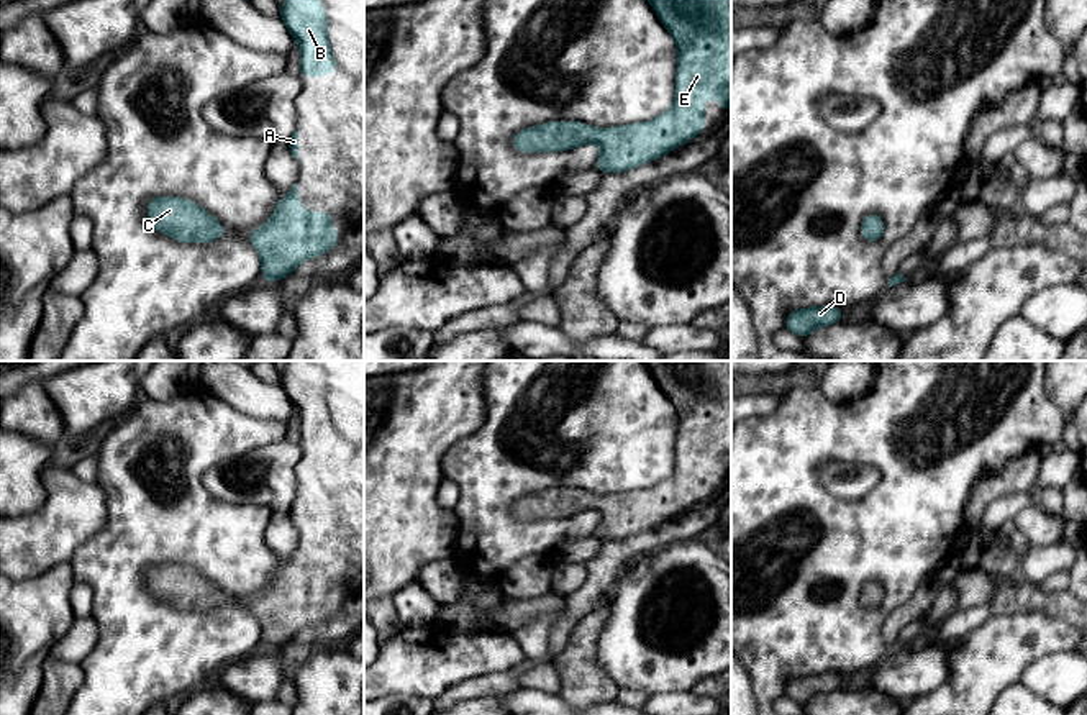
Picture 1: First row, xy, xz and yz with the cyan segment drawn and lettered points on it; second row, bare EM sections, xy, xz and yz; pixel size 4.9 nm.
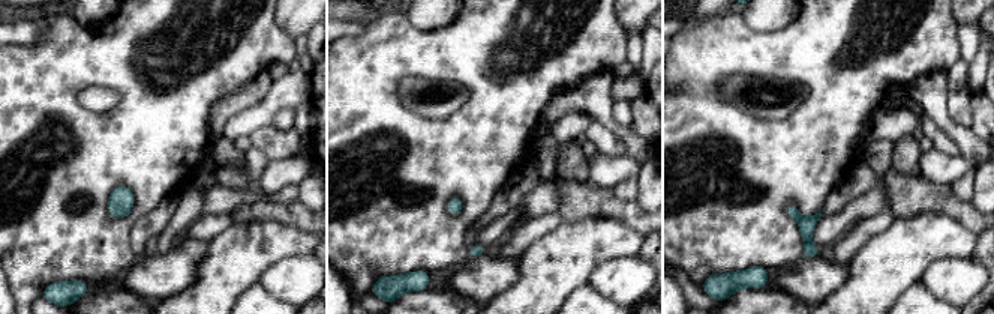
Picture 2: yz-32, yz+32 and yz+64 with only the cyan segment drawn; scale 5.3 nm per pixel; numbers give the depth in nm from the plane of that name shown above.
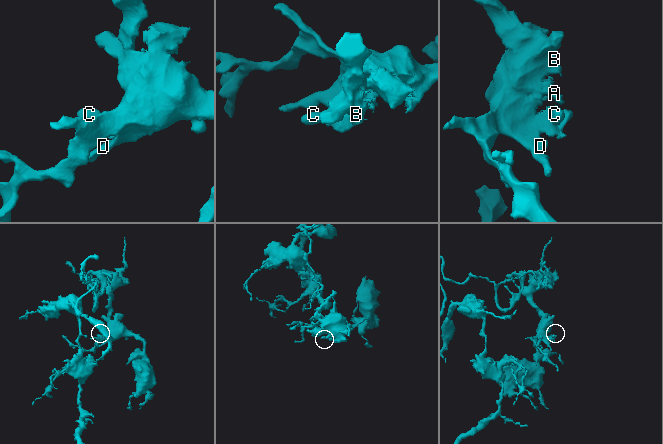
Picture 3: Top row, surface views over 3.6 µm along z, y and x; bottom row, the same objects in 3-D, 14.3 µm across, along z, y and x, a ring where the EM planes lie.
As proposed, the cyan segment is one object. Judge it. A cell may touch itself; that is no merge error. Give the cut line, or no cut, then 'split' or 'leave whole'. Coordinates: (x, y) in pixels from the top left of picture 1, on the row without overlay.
no cut | leave whole

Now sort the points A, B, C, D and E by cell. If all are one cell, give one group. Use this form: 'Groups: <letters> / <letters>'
Groups: A B C D E

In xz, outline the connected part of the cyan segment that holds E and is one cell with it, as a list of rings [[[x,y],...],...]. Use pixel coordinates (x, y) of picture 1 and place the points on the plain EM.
[[[644,361],[679,417],[674,474],[651,489],[616,495],[594,495],[580,489],[549,489],[525,495],[513,503],[518,520],[556,520],[589,508],[600,513],[598,540],[625,540],[666,523],[705,499],[705,464],[716,464],[725,479],[731,476],[731,361]]]

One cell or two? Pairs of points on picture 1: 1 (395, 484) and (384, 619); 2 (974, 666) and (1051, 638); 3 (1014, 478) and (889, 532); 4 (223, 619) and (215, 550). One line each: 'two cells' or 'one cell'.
1: two cells
2: one cell
3: two cells
4: one cell

